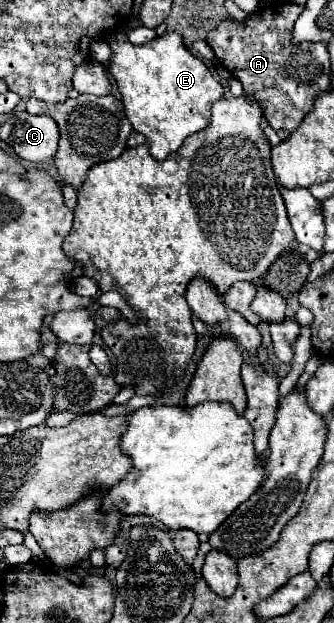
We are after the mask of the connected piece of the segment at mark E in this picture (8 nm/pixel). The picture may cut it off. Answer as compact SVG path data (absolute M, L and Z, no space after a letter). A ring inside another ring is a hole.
M166 32L142 46L128 42L126 36L114 36L110 48L112 58L106 66L122 94L124 114L134 130L146 136L150 154L156 160L164 160L182 146L184 138L208 126L210 104L222 98L224 88L206 64L184 46L182 36Z

